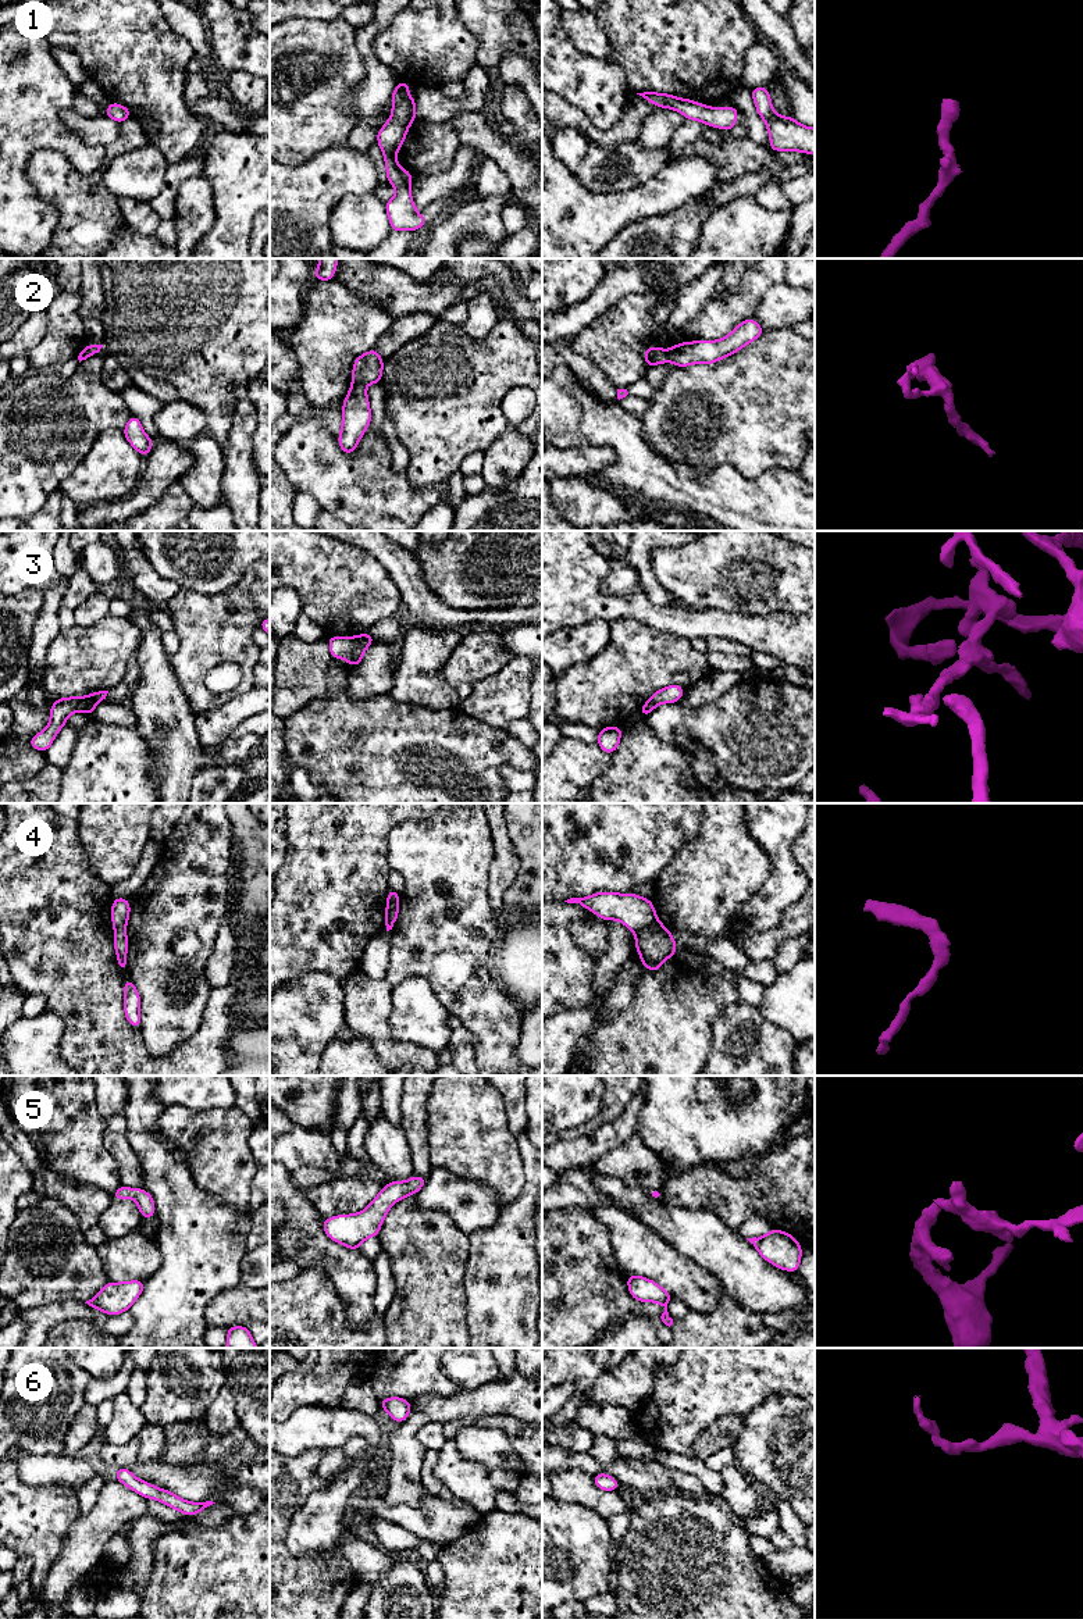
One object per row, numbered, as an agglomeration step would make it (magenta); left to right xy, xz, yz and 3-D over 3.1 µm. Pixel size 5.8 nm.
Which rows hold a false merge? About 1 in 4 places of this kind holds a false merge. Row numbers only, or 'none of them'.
none of them

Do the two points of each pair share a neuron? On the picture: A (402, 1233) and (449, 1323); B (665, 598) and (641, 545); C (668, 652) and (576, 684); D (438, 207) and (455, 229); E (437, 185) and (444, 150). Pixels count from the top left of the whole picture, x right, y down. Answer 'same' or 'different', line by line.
A: same
B: same
C: same
D: different
E: different

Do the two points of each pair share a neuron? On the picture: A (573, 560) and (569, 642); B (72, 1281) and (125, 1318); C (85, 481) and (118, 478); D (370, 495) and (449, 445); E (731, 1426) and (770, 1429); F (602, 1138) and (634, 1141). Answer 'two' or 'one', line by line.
A: two
B: two
C: one
D: two
E: two
F: two

